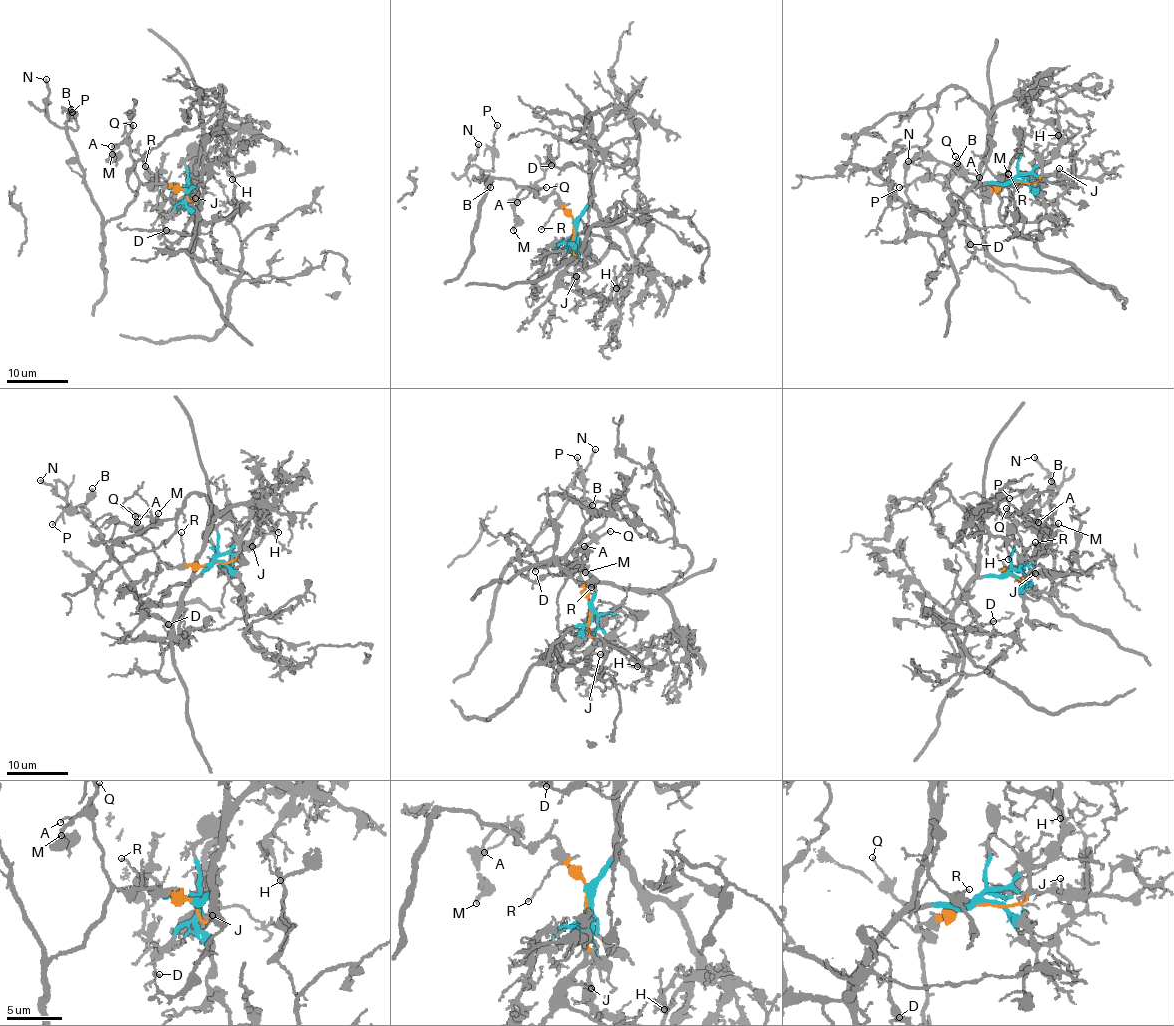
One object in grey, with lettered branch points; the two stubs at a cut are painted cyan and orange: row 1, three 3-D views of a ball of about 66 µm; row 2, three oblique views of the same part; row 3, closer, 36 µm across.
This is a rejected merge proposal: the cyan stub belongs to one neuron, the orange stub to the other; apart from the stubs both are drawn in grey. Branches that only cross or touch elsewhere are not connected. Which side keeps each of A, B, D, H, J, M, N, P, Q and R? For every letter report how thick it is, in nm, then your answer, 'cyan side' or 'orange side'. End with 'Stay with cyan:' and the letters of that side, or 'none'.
A: 140 nm thick; orange side
B: 400 nm thick; orange side
D: 160 nm thick; cyan side
H: 200 nm thick; cyan side
J: 130 nm thick; cyan side
M: 220 nm thick; orange side
N: 240 nm thick; orange side
P: 130 nm thick; orange side
Q: 120 nm thick; orange side
R: 130 nm thick; orange side
Stay with cyan: D, H, J

